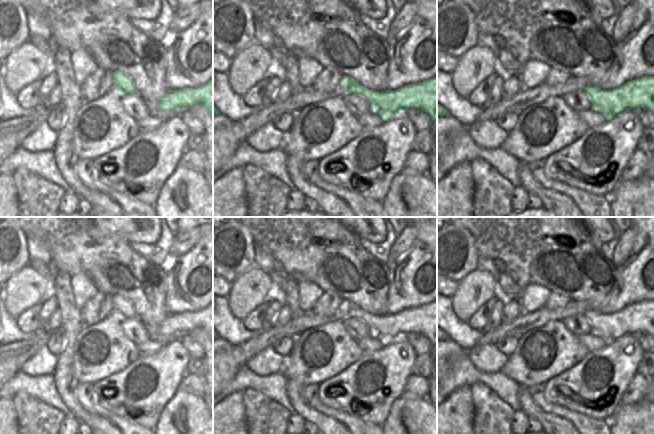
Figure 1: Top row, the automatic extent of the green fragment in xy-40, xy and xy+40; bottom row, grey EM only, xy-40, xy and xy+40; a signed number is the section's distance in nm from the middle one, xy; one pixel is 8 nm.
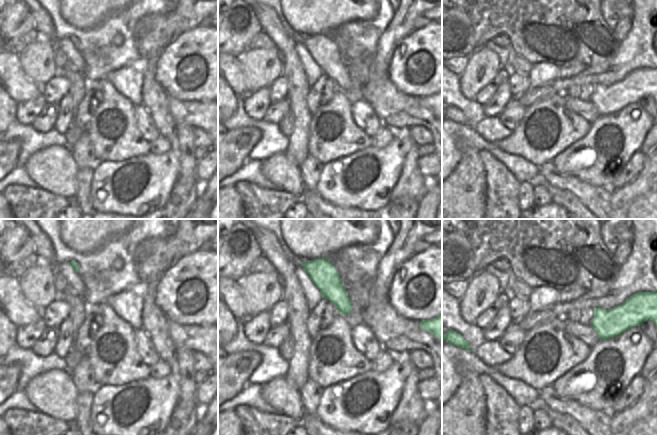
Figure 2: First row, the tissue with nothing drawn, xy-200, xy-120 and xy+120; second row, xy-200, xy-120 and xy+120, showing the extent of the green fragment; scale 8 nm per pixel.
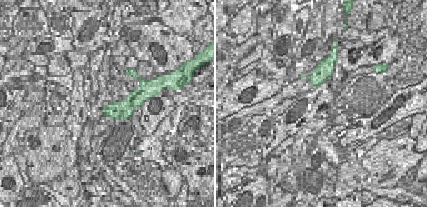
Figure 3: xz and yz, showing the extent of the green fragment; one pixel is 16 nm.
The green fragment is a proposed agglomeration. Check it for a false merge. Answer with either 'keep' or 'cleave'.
keep

